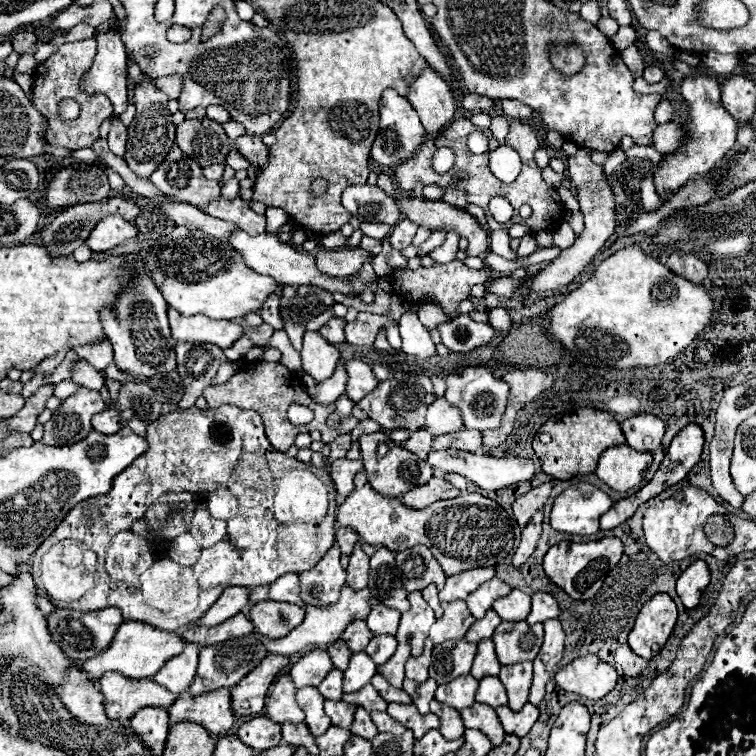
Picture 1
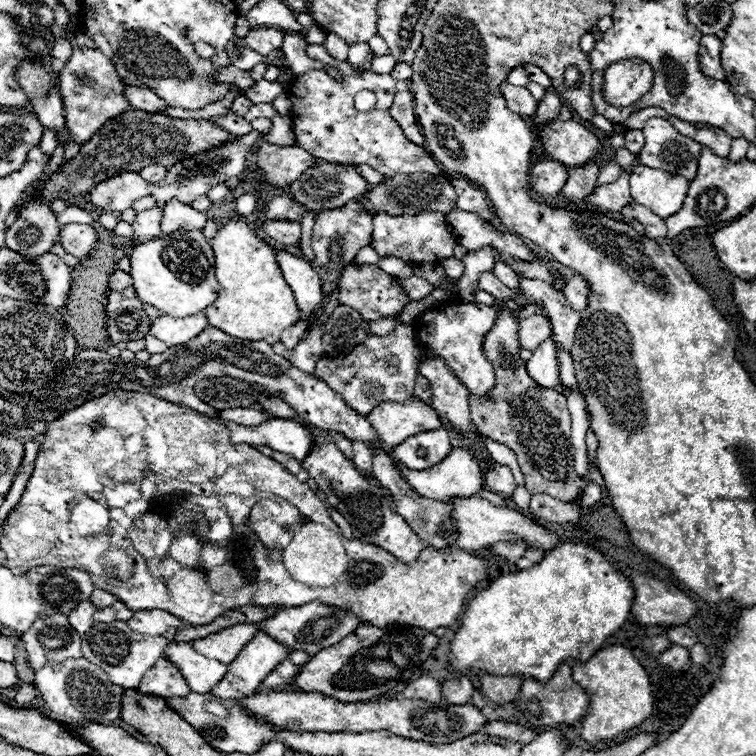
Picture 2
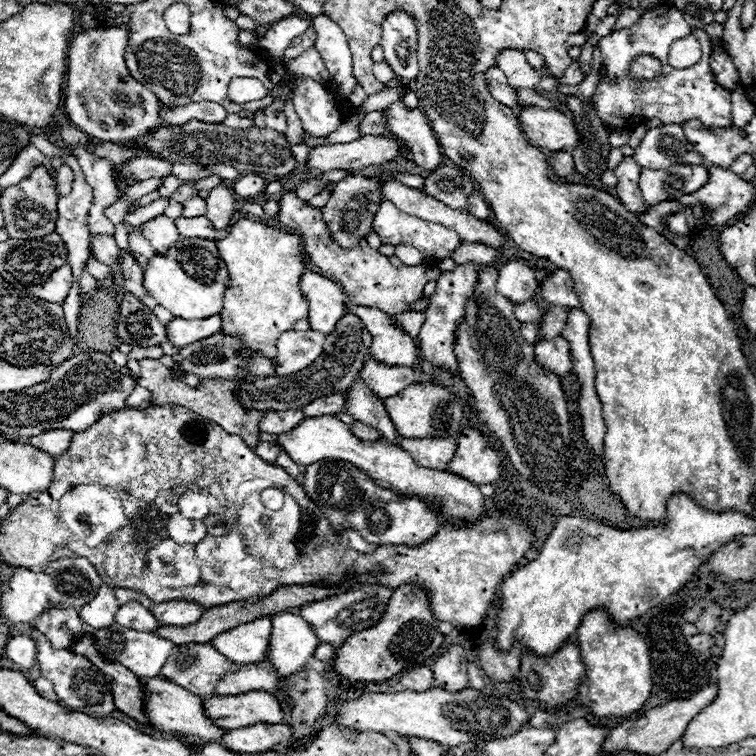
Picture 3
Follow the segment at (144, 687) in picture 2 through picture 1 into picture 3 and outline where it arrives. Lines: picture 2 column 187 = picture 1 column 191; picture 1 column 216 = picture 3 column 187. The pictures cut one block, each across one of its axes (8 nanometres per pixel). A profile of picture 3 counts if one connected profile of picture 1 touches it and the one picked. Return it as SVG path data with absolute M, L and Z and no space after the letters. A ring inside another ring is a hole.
M190 642L190 644L174 646L174 650L170 652L170 658L166 660L166 666L162 668L162 676L164 676L164 678L170 678L172 682L178 682L178 684L184 686L186 690L190 690L190 692L194 692L194 694L206 698L206 696L212 696L216 684L218 684L228 672L236 672L238 666L242 666L242 664L232 662L230 658L222 656L222 654L212 646L212 642L204 642L204 644Z

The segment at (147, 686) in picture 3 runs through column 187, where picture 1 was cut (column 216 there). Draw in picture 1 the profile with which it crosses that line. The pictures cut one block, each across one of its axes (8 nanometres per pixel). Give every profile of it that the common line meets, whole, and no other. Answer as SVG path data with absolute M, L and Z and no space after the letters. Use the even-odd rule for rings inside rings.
M214 690L212 694L200 694L196 698L180 694L170 706L170 724L184 720L202 724L214 738L222 736L234 726L236 720L230 690Z

